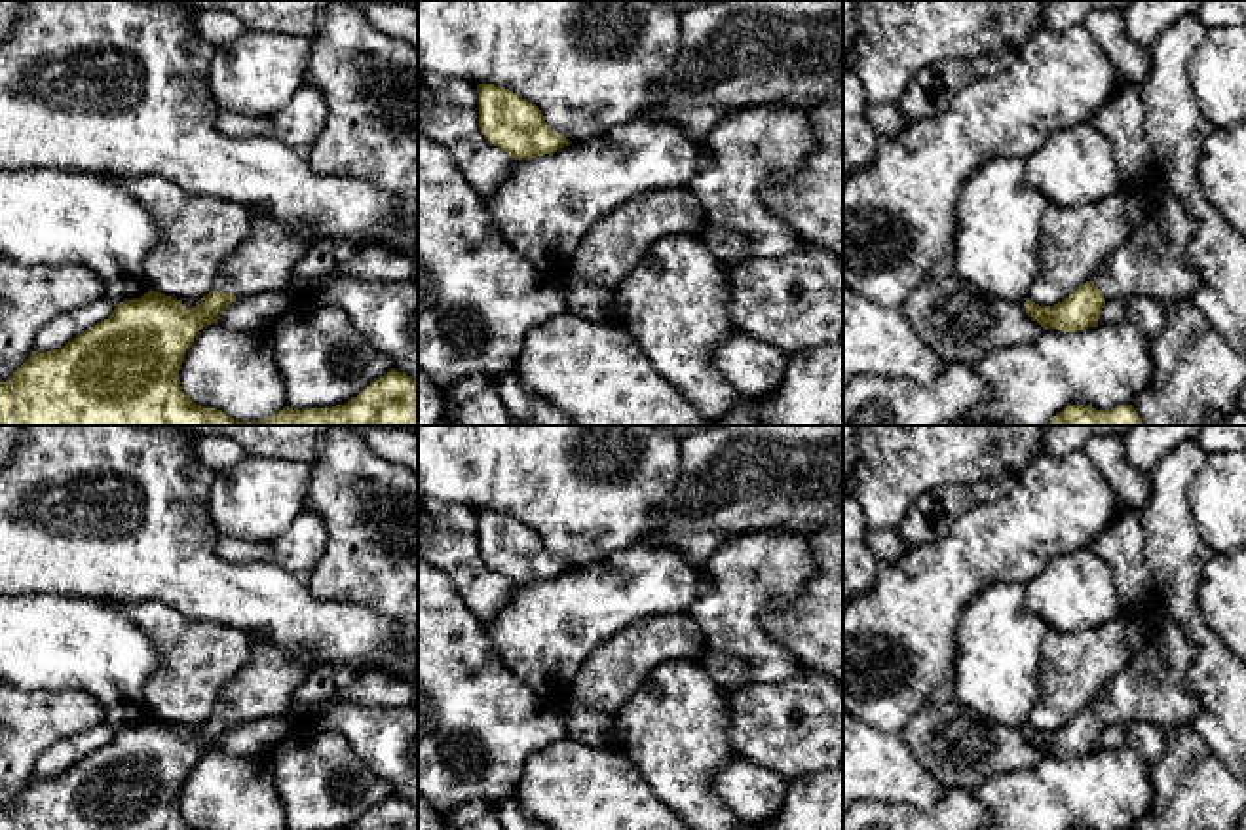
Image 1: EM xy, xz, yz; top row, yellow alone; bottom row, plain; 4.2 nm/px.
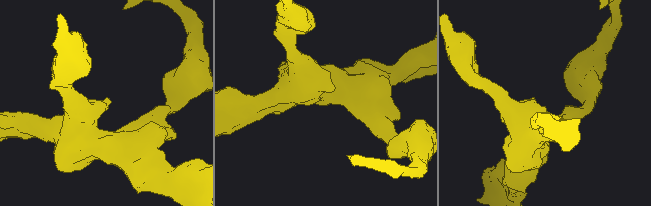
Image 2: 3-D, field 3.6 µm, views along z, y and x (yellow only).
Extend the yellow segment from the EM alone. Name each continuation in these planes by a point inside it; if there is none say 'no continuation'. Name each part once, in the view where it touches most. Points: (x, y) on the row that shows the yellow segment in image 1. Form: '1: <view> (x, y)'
1: xy (264, 261)

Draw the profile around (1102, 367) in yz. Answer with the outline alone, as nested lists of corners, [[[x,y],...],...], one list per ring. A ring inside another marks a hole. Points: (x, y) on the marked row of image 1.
[[[1126,319],[1077,332],[1048,329],[1031,344],[999,348],[978,363],[990,401],[955,425],[1047,425],[1069,405],[1132,405],[1153,382],[1149,348],[1151,338]]]

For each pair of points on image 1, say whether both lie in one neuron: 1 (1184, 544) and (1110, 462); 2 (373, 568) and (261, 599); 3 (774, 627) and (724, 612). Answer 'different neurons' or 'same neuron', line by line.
1: different neurons
2: different neurons
3: different neurons

